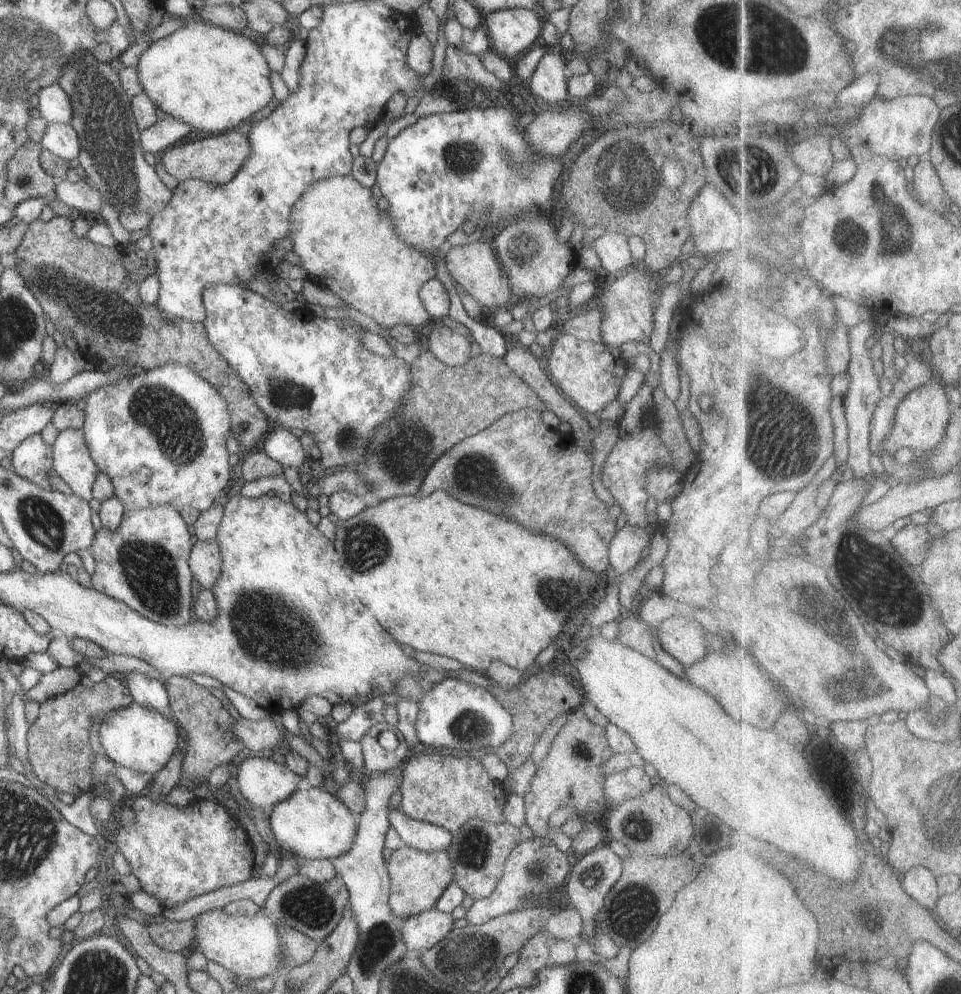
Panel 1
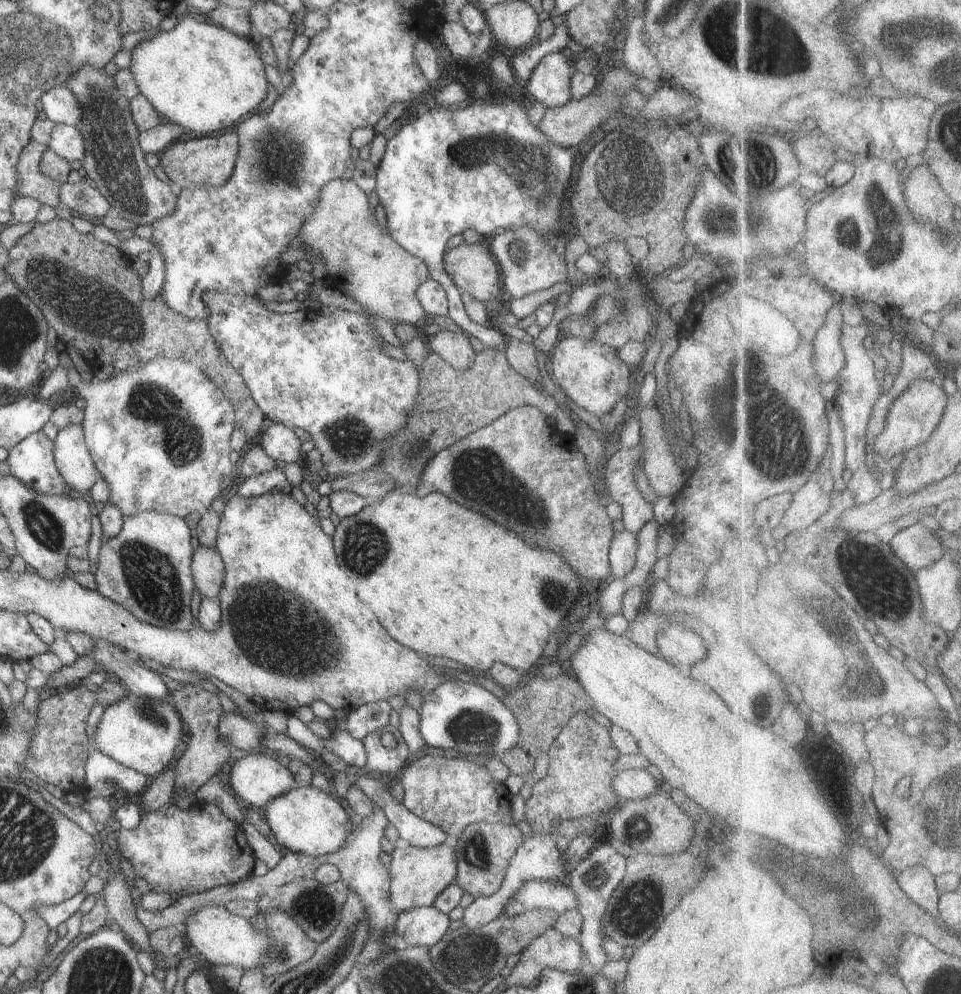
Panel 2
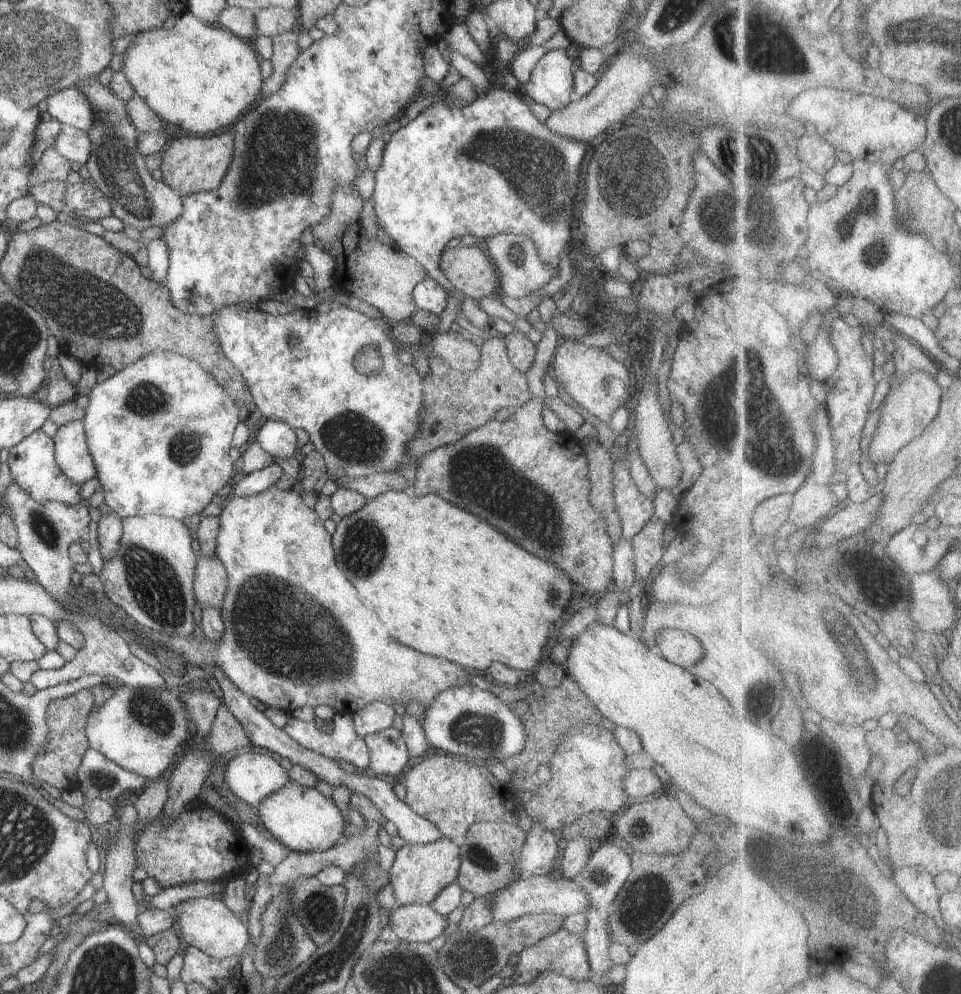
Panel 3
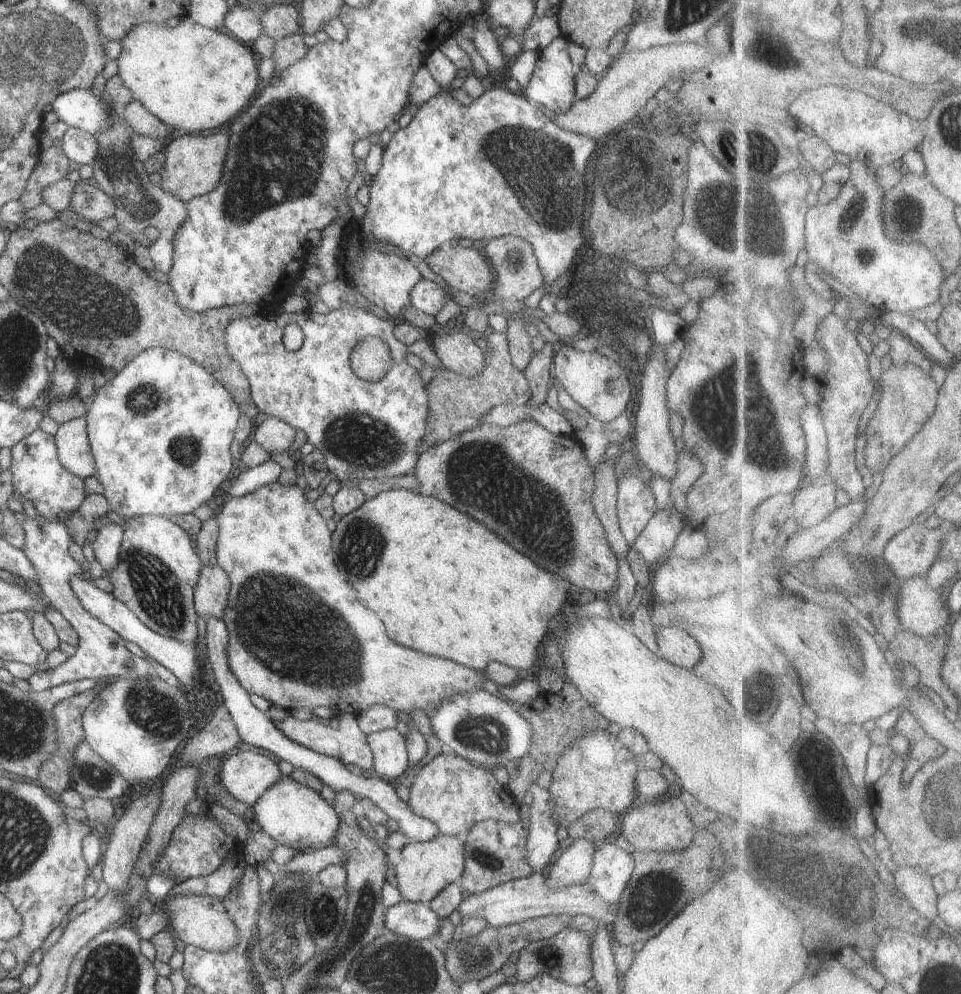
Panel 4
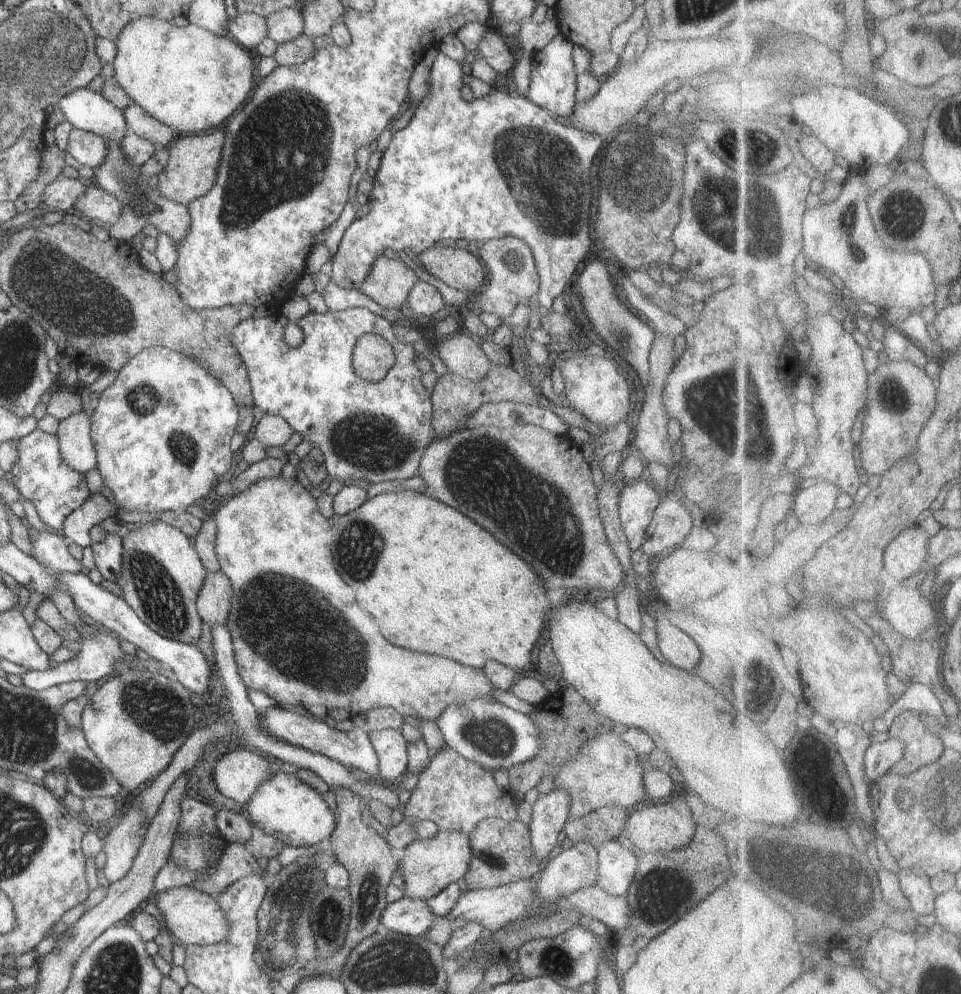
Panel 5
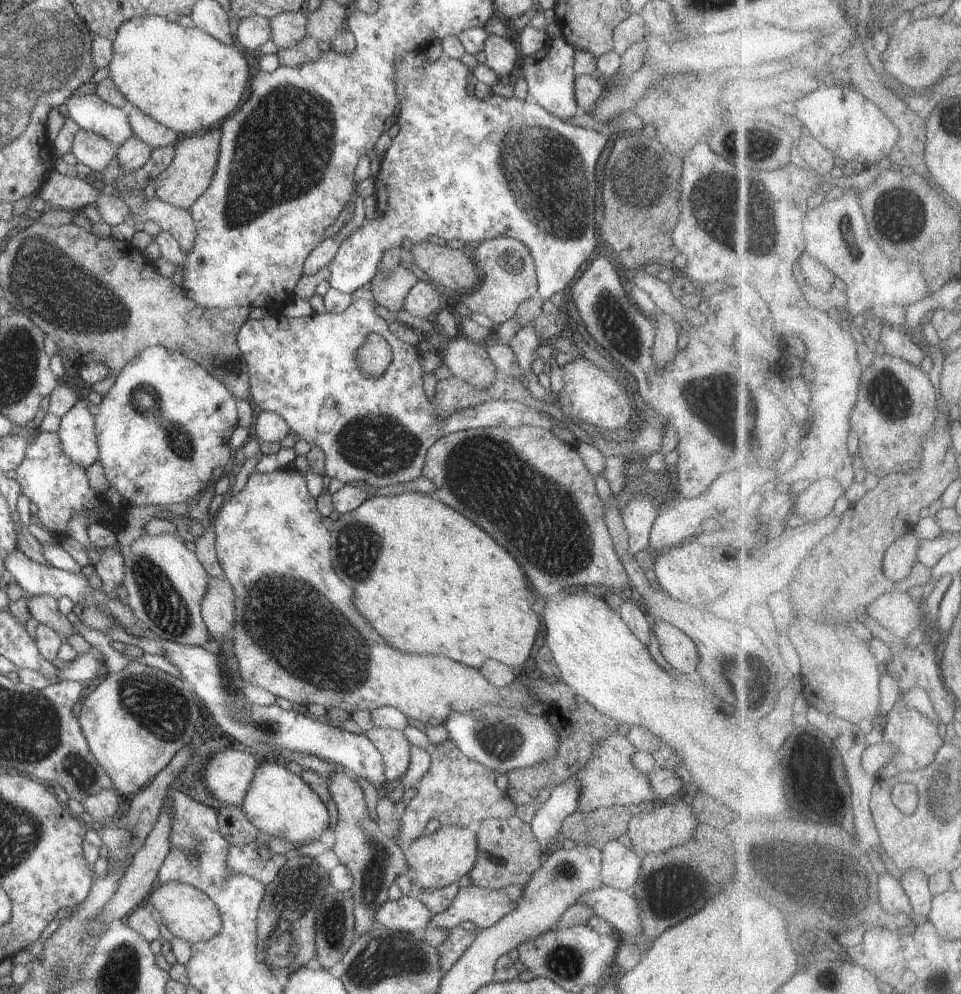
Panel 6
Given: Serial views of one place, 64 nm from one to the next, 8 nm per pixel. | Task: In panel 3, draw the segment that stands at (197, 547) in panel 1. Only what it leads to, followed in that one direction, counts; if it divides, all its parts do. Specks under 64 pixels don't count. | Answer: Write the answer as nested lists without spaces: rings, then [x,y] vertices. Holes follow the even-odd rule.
[[[200,554],[197,558],[193,593],[195,602],[202,607],[222,611],[229,578],[224,565],[216,557]]]

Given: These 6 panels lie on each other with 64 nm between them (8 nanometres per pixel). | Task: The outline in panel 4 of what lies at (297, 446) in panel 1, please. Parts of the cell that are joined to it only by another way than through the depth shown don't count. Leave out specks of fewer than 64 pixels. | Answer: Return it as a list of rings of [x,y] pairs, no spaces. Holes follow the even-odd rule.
[[[267,416],[262,424],[256,428],[253,440],[270,454],[271,452],[290,452],[289,448],[296,433],[297,430],[287,422]]]

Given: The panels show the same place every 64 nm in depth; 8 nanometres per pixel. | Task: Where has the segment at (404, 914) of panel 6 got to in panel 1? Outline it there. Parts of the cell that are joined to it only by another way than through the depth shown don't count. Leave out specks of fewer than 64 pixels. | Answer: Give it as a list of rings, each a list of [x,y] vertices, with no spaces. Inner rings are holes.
[[[435,906],[418,914],[406,917],[401,923],[401,935],[408,950],[420,950],[432,948],[438,944],[450,930],[453,929],[454,921],[450,913],[443,913]]]

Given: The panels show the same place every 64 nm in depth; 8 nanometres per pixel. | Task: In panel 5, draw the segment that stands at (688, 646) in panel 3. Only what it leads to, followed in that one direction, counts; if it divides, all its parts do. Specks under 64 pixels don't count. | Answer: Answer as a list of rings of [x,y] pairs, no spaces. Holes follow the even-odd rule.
[[[666,617],[657,619],[657,639],[660,652],[672,666],[694,674],[701,650],[695,640],[678,630]]]

